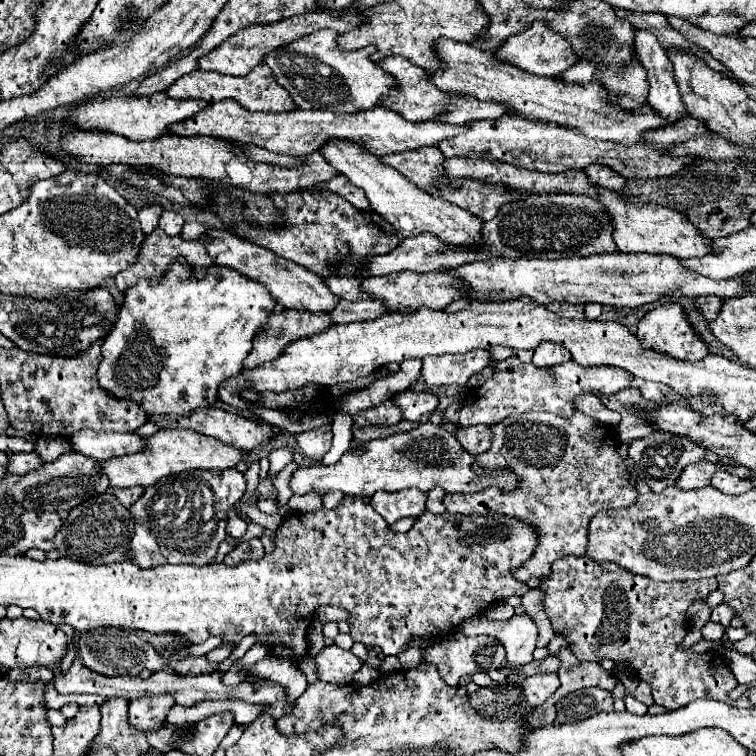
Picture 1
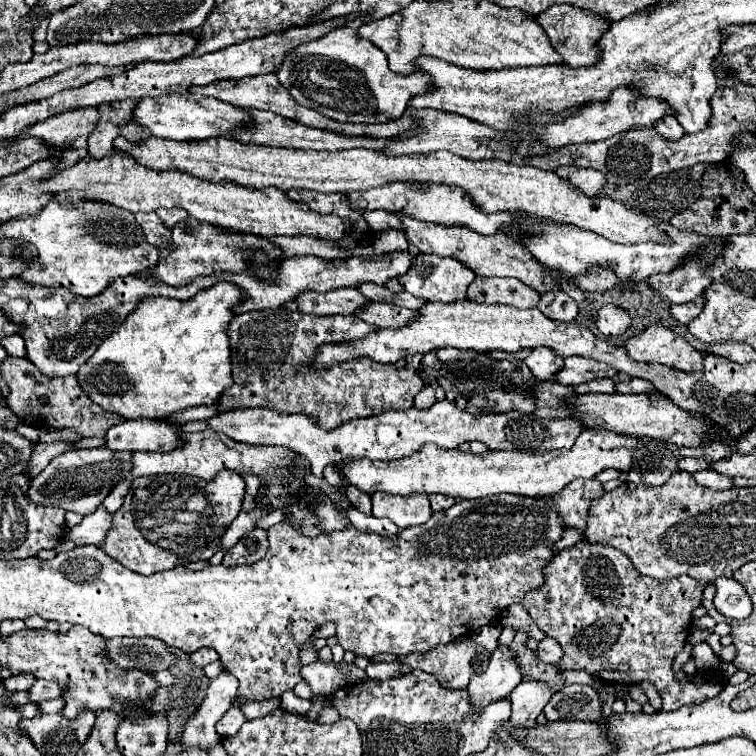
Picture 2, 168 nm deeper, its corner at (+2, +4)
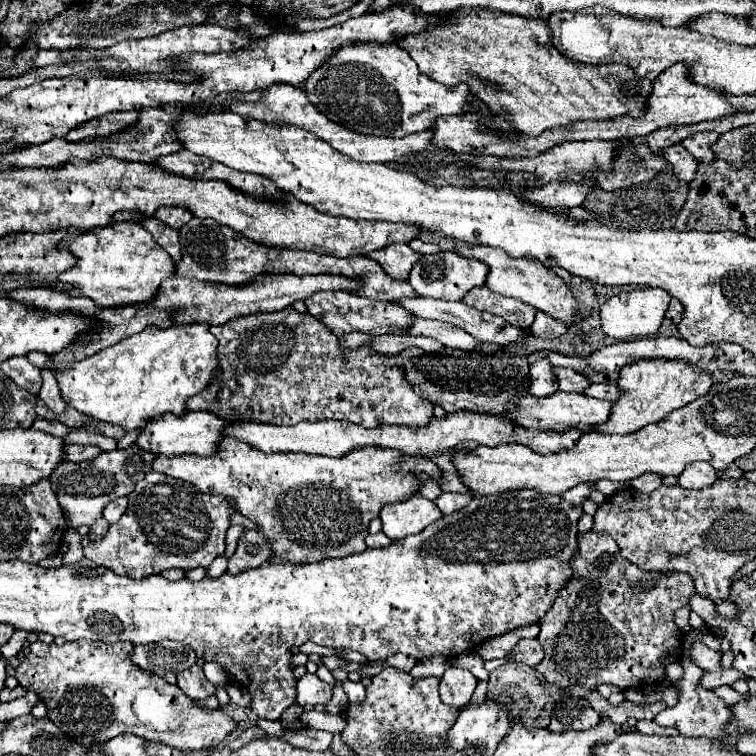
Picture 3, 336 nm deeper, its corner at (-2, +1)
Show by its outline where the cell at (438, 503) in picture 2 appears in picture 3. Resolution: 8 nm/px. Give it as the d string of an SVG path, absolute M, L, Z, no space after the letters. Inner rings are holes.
M442 493L436 499L436 505L442 511L442 515L450 515L450 513L460 511L462 507L466 507L470 503L470 499L472 499L470 493L466 493L466 495L460 495L460 493Z

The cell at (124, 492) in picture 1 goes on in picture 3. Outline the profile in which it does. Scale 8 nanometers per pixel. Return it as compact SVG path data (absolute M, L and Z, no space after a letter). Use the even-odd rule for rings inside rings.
M118 497L114 501L110 501L104 511L102 511L102 517L108 521L108 523L118 523L118 519L124 515L126 511L126 505L128 505L128 497Z

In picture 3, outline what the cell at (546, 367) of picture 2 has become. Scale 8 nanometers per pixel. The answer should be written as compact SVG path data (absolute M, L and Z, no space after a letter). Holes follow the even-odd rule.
M536 359L530 365L530 395L534 397L550 397L558 391L558 383L554 383L552 365L548 359Z

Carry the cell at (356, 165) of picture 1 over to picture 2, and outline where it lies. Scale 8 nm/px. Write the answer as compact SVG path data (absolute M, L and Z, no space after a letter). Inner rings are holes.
M396 212L396 218L400 218L400 222L404 226L406 240L410 244L414 244L418 248L418 252L422 252L422 254L452 256L452 258L460 260L462 264L470 266L476 272L476 276L512 276L512 278L518 278L526 286L538 290L540 294L546 290L558 288L558 284L550 276L544 274L544 268L538 264L538 260L534 260L534 256L530 256L530 252L526 252L524 246L514 244L514 240L510 240L502 232L496 232L492 236L484 236L484 234L470 230L468 226L444 226L444 224L436 224L436 222L424 222L424 220L416 220L404 212Z

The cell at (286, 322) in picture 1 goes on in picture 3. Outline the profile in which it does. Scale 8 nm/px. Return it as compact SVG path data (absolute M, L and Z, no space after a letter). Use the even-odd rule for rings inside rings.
M292 307L272 313L250 313L234 317L224 325L210 327L210 333L218 339L218 371L204 391L186 401L188 411L212 411L224 419L254 419L274 425L344 419L362 427L424 427L434 417L432 403L426 403L426 399L418 397L410 383L406 383L406 377L402 377L402 363L422 355L422 349L408 349L400 355L378 355L368 347L350 351L344 349L338 343L338 337L330 335L330 331L326 331L318 319L308 313L302 315Z

